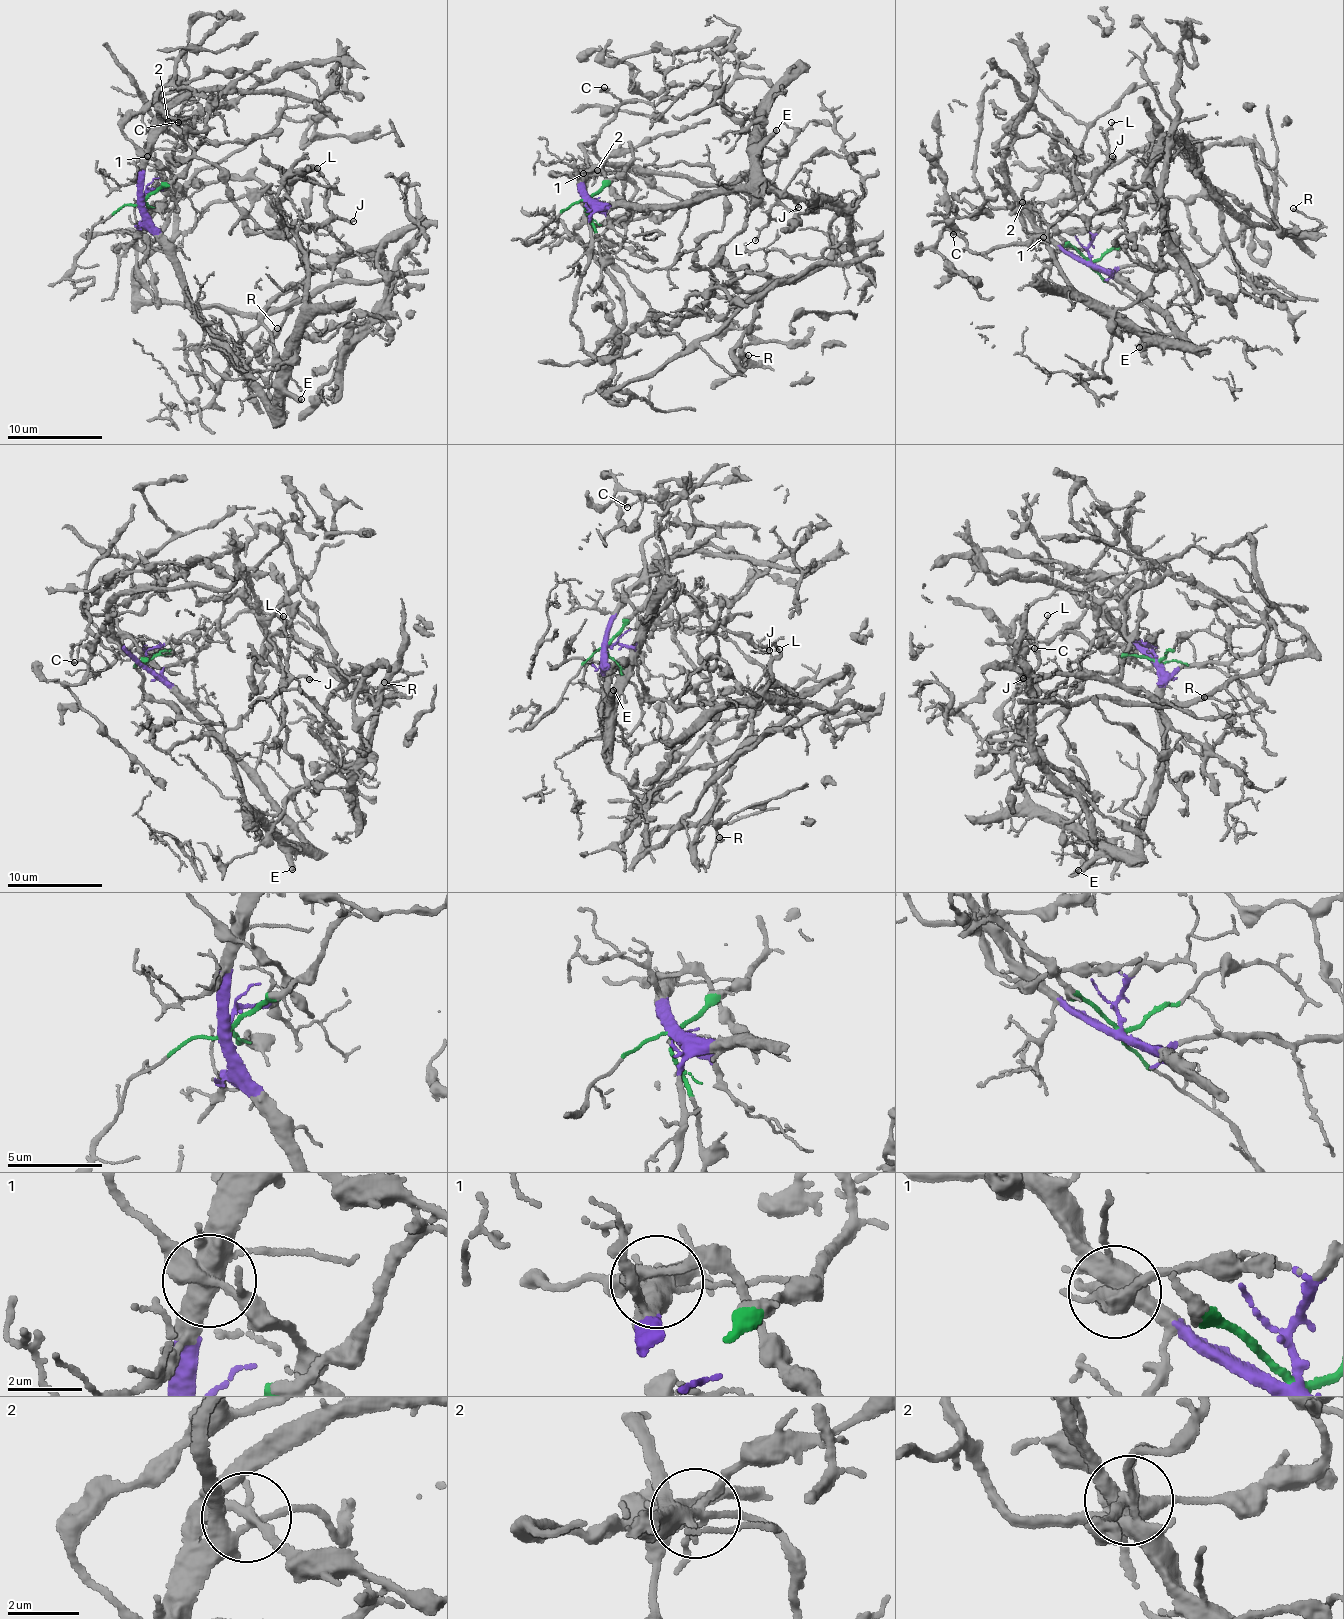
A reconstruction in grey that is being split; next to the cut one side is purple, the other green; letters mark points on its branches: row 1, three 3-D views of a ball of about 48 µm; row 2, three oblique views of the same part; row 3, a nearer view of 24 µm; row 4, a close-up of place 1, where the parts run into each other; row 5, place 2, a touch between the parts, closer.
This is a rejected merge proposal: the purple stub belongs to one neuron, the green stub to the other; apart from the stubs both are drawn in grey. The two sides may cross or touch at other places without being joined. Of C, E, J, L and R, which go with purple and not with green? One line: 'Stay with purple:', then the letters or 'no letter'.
Stay with purple: C, E, J, L

